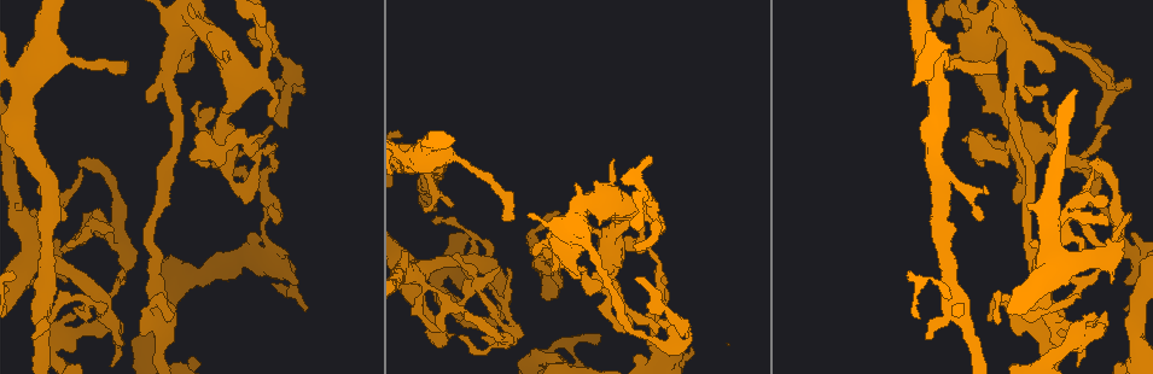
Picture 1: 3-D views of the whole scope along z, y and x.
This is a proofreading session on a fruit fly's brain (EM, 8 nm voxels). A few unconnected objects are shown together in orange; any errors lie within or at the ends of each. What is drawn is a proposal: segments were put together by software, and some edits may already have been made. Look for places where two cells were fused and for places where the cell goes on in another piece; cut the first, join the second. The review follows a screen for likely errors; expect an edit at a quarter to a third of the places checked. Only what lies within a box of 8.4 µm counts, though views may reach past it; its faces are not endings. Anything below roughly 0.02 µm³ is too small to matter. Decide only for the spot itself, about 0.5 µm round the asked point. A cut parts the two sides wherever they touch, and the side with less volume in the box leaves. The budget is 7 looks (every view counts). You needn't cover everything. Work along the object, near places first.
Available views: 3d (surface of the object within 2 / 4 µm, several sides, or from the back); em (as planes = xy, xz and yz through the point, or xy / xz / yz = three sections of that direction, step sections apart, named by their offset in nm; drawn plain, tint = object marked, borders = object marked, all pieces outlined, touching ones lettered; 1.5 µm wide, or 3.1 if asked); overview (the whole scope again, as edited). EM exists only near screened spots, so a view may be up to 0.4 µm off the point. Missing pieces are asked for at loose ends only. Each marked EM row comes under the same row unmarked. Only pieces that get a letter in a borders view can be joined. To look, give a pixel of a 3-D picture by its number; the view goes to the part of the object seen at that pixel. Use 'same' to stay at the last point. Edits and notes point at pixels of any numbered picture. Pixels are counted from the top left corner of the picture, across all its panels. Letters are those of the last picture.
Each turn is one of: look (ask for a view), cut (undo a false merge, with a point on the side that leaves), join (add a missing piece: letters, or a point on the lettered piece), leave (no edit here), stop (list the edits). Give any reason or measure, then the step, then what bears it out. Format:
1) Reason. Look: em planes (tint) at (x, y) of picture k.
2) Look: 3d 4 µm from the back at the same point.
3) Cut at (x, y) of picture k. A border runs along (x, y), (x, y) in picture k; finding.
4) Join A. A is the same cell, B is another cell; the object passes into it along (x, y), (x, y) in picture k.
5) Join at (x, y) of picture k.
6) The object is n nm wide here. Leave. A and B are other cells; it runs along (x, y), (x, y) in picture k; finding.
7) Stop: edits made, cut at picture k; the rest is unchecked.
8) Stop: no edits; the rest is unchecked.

Arms part here. Look: em planes (borders) at (506, 330) of picture 1.

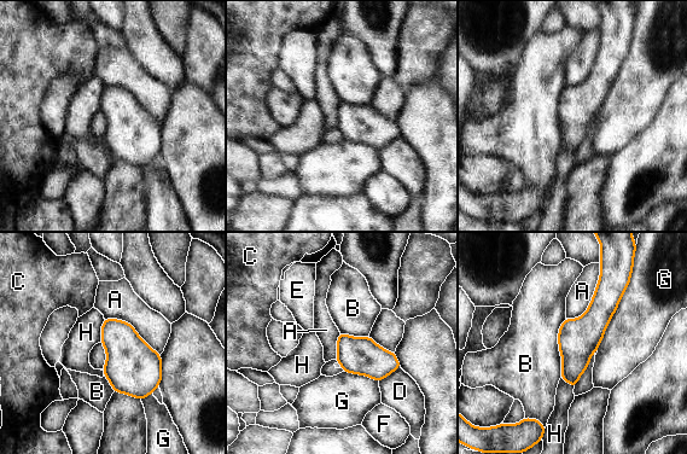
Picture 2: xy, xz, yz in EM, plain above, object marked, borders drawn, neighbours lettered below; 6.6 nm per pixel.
The object is 240 nm wide here. Leave. A, B, C, D, E, F, G and H are other cells; a border runs along (104, 318), (126, 320), (159, 355) in picture 2; one cell here.

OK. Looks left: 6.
Sudden change in width. Look: 3d 4 µm at (486, 264) of picture 1.

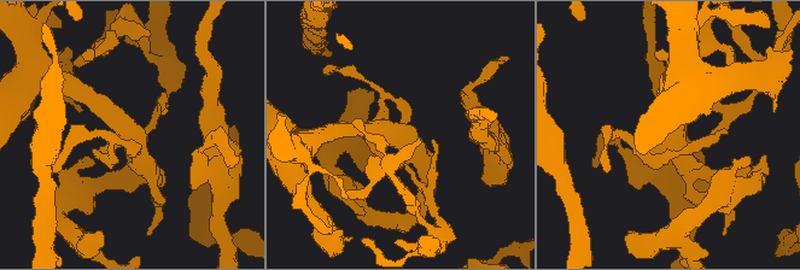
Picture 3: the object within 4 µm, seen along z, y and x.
Look: em xz step 4 (tint) at (670, 140) of picture 3.

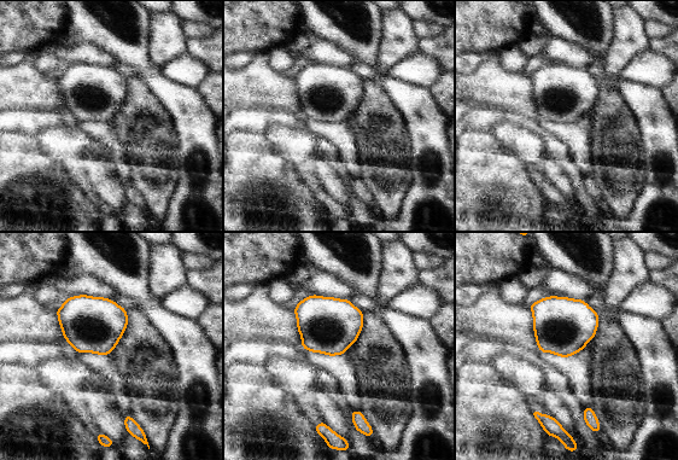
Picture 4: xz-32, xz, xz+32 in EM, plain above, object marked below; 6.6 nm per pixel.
Look: em xz step 4 (borders) at the same point.

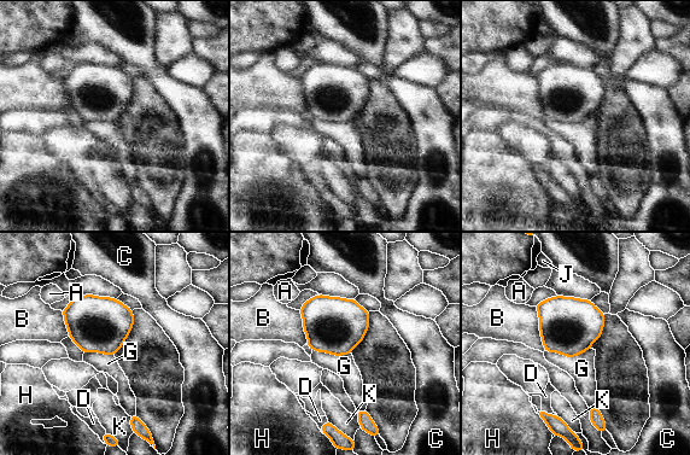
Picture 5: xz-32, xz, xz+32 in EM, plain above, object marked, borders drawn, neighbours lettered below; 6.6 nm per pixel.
The object is 280 nm wide here. Leave. A, B, C, D, G, H, J and K are other cells; a border runs along (534, 307), (545, 350) in picture 5; all the same cell.

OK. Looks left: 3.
Look: 3d 4 µm at (272, 206) of picture 1.

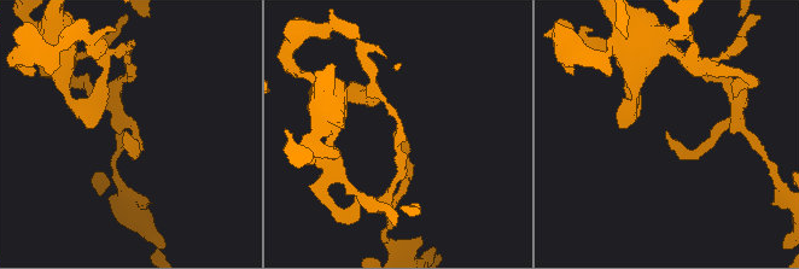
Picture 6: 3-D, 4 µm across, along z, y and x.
Need the tissue. Look: em planes (borders) at (394, 131) of picture 6.

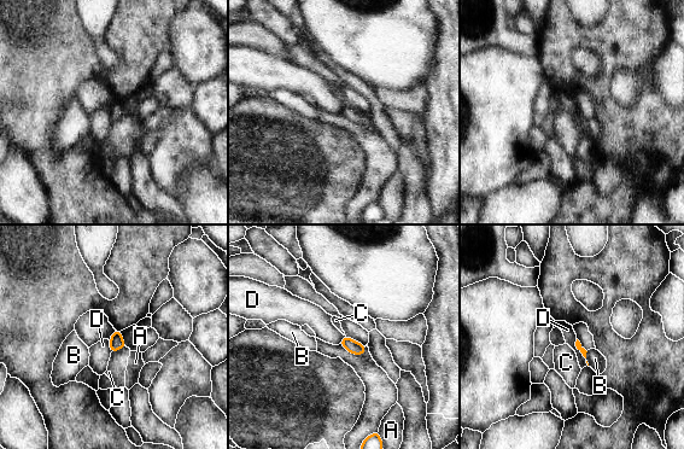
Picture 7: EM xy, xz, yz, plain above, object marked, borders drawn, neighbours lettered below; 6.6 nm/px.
Leave. A, B, C and D are other cells; a border runs along (576, 339), (576, 347), (585, 359) in picture 7; none of them fits.

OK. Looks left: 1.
Stop: no edits; the rest is unchecked.

